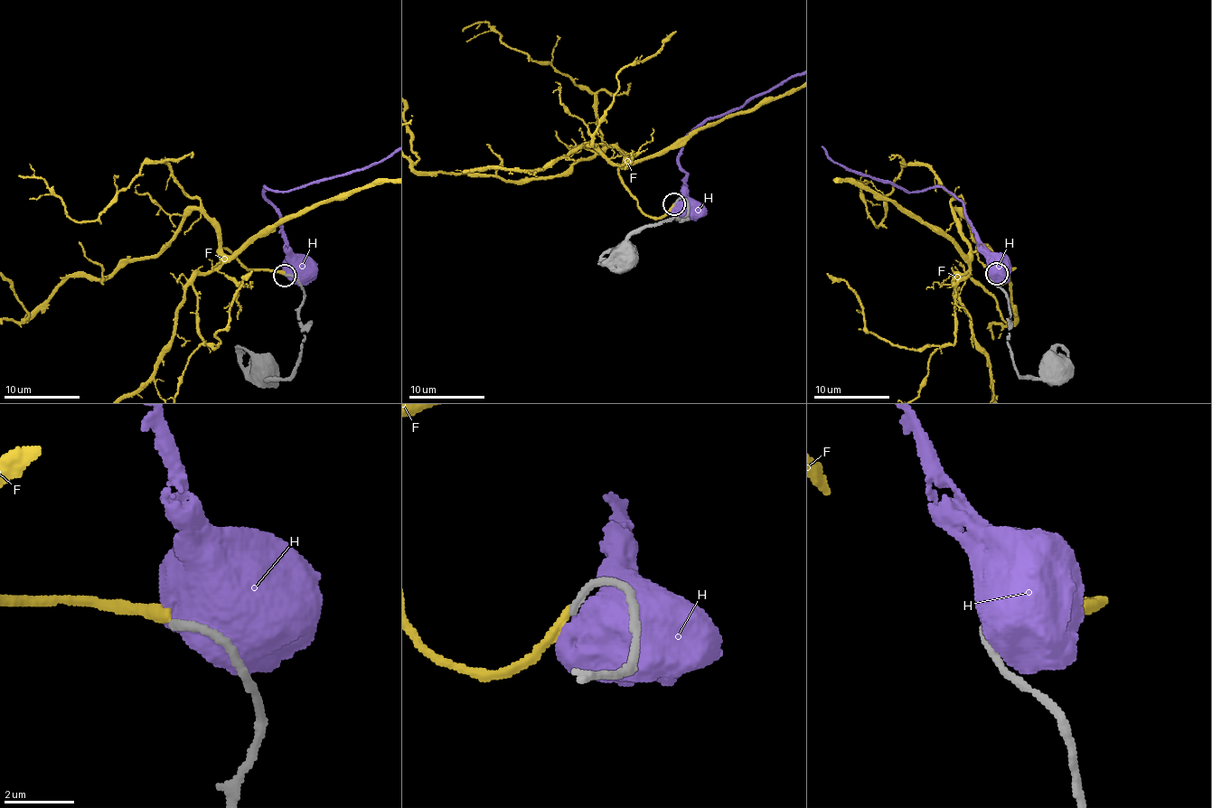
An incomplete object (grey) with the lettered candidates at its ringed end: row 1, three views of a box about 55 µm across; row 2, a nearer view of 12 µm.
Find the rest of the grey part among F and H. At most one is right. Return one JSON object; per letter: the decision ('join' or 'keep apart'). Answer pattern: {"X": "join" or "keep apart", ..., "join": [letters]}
{"F": "keep apart", "H": "keep apart", "join": []}

